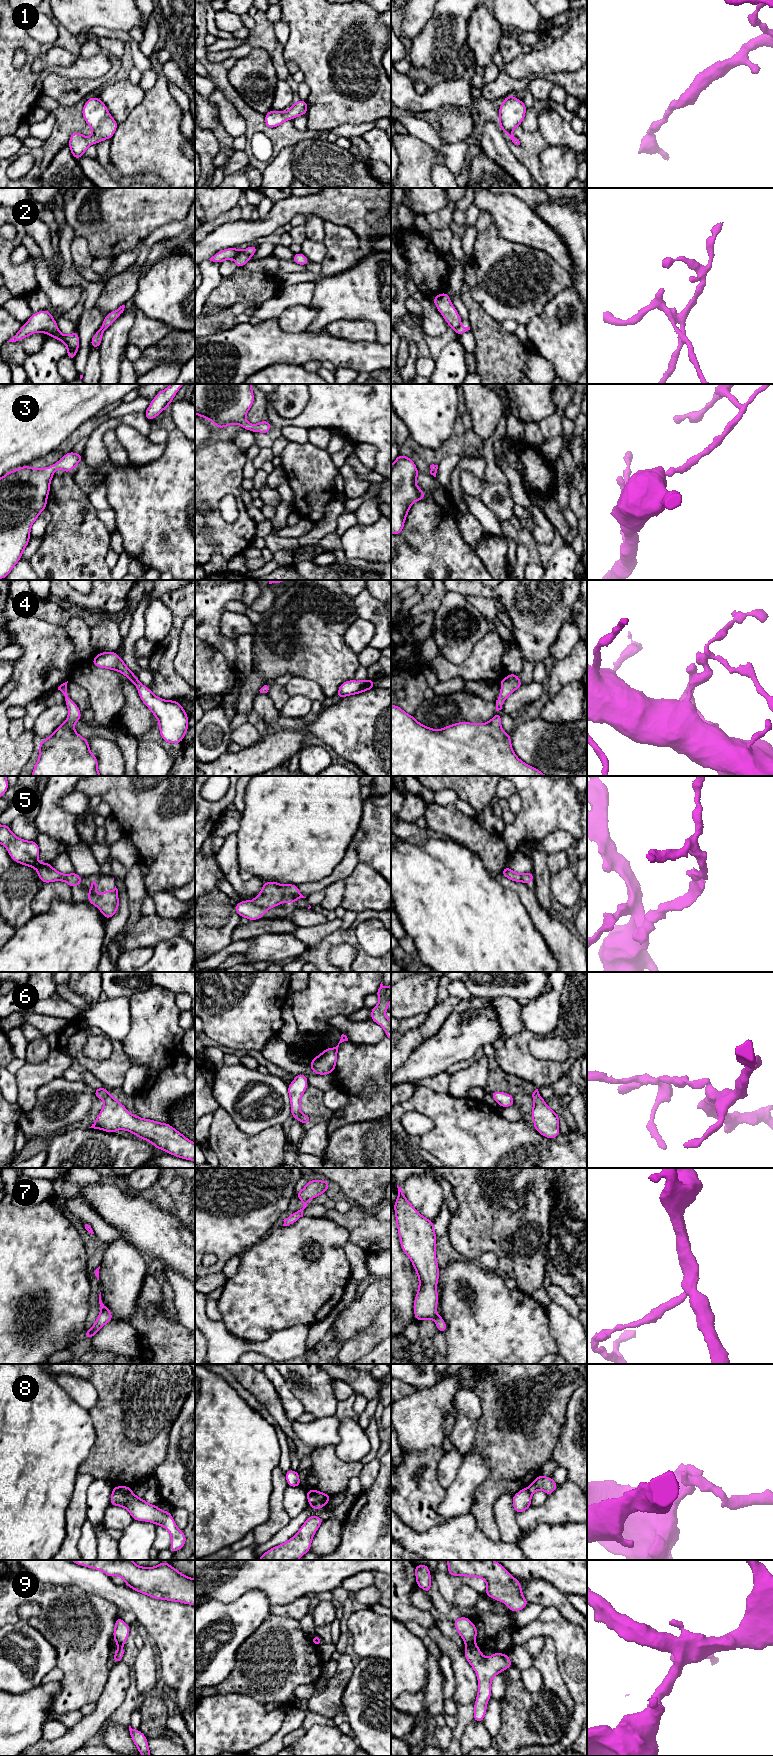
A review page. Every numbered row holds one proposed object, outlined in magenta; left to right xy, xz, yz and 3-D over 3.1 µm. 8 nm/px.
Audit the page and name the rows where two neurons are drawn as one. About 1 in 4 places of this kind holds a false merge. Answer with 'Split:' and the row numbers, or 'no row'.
Split: 2, 8, 9

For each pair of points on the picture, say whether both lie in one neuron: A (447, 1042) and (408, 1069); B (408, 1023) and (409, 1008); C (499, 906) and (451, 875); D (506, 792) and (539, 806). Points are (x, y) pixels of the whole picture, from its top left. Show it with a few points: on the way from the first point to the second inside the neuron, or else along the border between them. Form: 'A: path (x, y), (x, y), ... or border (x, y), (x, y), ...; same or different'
A: path (437, 1052), (418, 1066); same
B: border (426, 1013), (418, 1013), (401, 1019); different
C: path (487, 906), (482, 906), (463, 887); same
D: border (514, 786), (516, 791); different

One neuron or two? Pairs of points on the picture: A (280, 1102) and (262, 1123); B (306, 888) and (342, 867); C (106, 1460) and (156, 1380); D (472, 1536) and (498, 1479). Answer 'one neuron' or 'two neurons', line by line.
A: one neuron
B: one neuron
C: one neuron
D: two neurons

